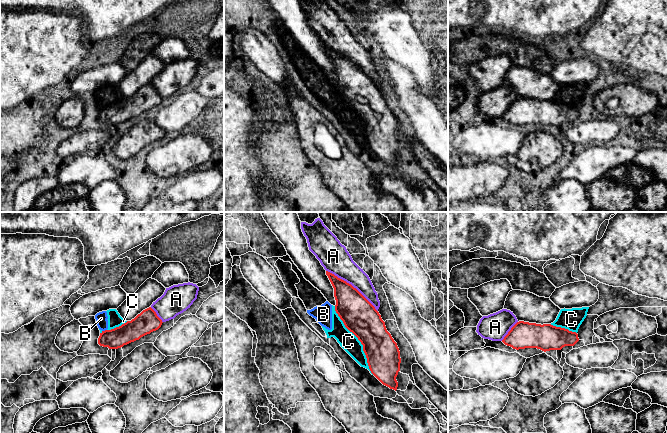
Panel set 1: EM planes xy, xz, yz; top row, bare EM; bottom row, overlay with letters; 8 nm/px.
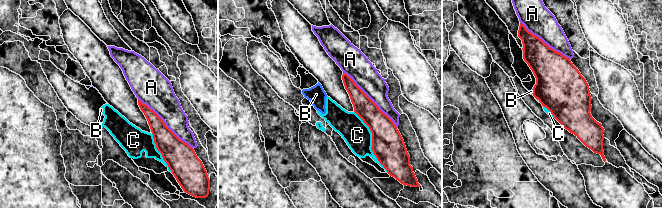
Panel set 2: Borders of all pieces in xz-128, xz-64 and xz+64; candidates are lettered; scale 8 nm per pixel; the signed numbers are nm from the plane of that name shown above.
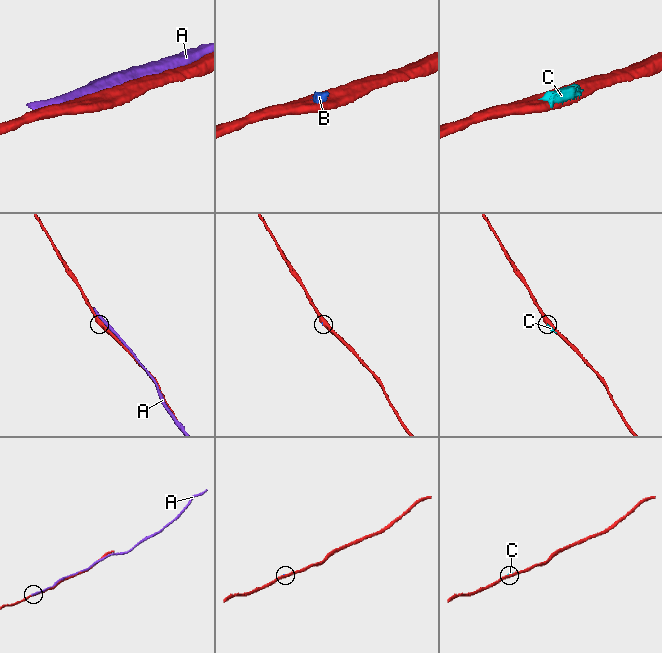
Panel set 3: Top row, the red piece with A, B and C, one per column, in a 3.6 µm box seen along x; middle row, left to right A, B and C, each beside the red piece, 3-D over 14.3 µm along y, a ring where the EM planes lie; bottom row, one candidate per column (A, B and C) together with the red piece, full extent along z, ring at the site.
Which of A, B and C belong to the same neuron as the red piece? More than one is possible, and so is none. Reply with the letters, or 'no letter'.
no letter

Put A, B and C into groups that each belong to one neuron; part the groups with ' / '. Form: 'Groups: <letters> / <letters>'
Groups: A / B C

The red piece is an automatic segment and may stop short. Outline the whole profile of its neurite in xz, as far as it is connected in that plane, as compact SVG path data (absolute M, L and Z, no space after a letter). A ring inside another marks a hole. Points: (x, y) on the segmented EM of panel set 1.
M328 271L326 275L334 288L335 311L363 345L371 373L383 385L396 391L400 351L381 315L351 284Z

